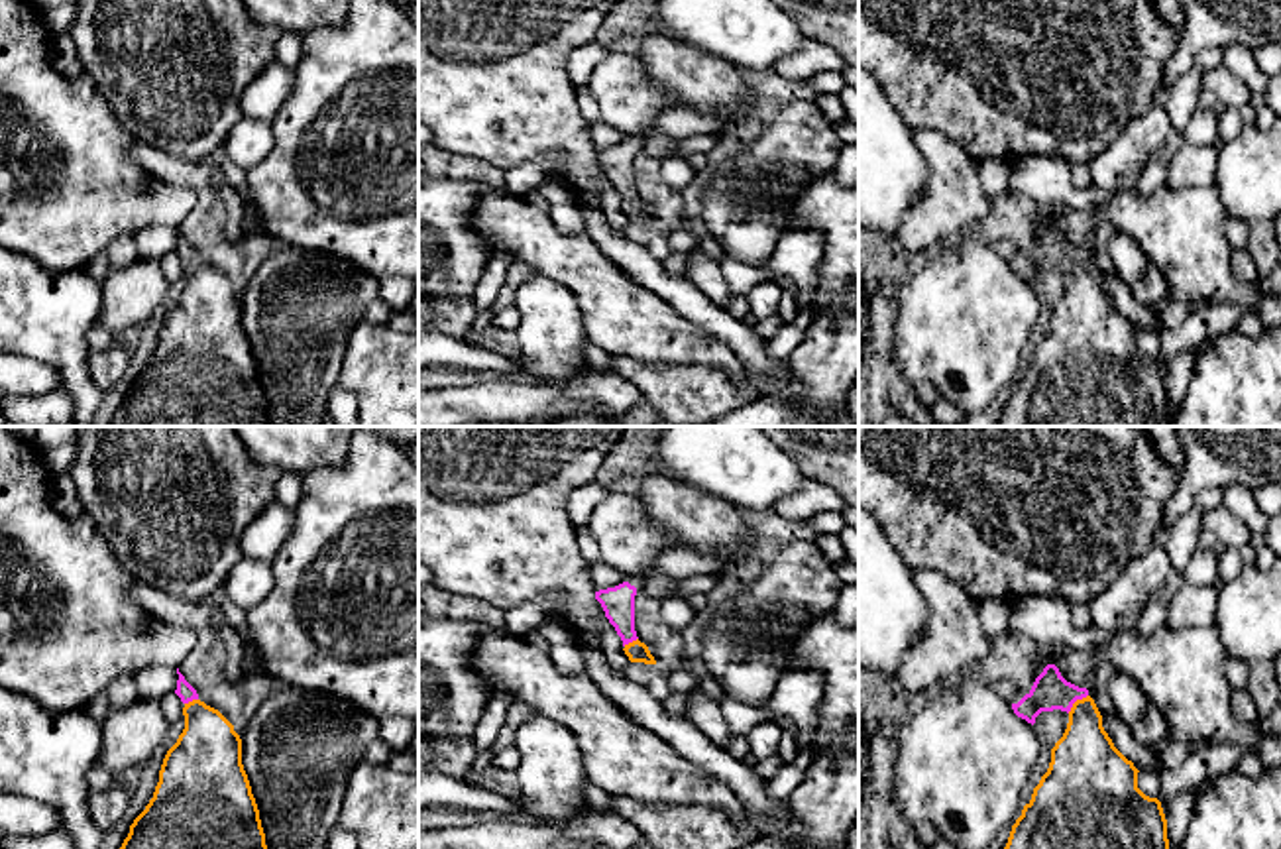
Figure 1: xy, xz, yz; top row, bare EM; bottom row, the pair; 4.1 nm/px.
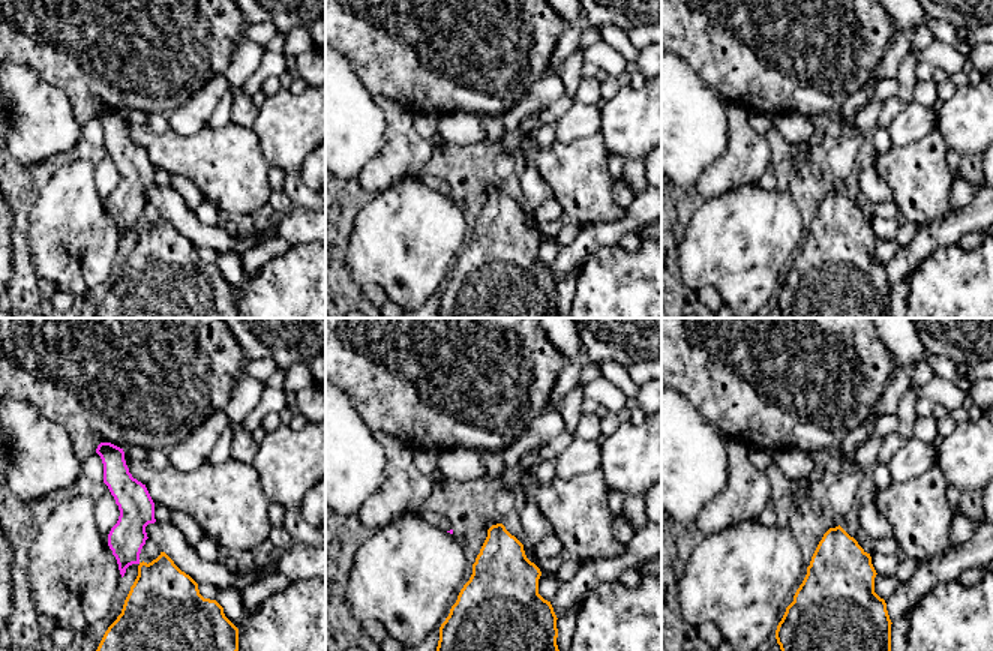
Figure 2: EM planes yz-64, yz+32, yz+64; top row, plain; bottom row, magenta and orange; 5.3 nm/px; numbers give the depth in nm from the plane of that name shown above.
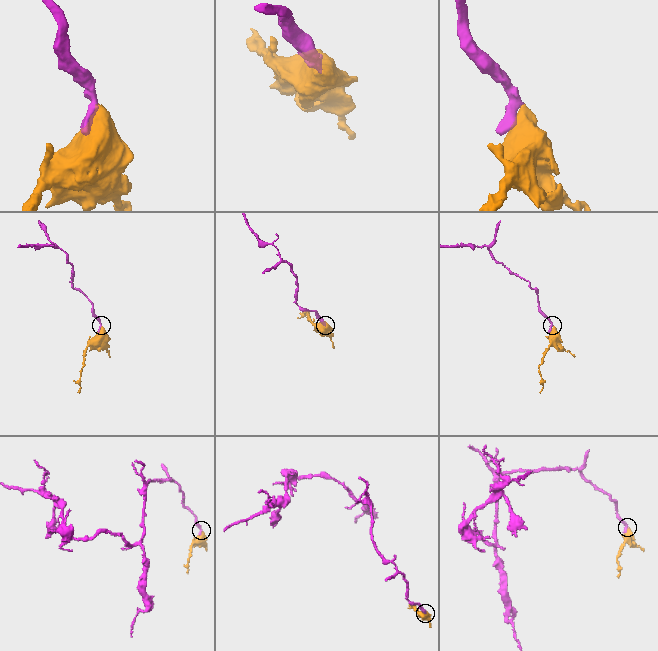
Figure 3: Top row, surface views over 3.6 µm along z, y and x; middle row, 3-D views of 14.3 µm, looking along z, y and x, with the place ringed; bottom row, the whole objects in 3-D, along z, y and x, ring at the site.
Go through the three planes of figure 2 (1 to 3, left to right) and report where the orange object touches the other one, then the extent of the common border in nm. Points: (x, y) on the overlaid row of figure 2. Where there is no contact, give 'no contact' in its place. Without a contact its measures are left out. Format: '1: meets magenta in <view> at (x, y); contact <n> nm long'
1: no contact
2: no contact
3: no contact

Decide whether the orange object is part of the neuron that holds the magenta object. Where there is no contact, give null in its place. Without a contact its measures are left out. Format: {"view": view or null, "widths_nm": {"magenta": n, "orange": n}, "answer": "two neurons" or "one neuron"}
{"view": "yz", "widths_nm": {"magenta": 150, "orange": 260}, "answer": "one neuron"}

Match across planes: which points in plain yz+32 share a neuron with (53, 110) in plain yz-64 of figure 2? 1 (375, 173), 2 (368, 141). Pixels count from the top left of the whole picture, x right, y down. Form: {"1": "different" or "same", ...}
{"1": "same", "2": "different"}

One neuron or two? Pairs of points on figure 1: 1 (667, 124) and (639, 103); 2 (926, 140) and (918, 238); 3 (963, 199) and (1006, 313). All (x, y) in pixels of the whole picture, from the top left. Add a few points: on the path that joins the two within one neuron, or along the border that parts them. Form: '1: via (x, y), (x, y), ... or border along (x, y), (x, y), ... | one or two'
1: border along (665, 109), (655, 128), (680, 142) | two
2: via (940, 164), (940, 215) | one
3: border along (981, 226), (969, 226), (934, 252) | two

